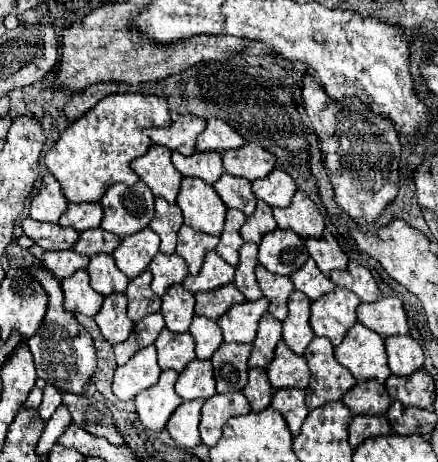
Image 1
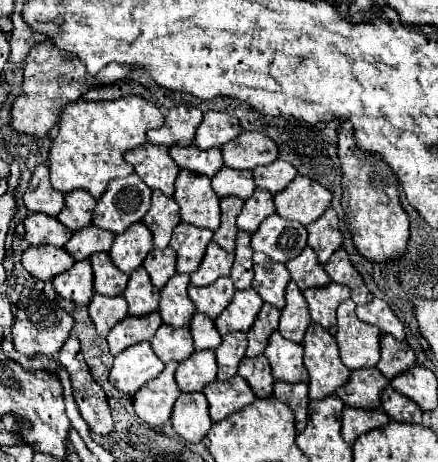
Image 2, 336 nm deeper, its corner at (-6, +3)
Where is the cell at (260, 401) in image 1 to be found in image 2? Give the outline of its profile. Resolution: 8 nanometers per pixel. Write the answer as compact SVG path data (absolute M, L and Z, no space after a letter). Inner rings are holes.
M258 355L258 357L244 357L240 361L240 367L238 367L238 375L244 377L252 391L256 393L258 399L266 399L272 395L272 385L274 385L274 377L270 373L270 365L268 365L268 359L264 355Z

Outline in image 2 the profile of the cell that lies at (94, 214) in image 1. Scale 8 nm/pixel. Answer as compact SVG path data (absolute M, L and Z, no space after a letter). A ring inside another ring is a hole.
M70 191L66 195L64 209L58 213L58 221L70 231L78 231L92 223L96 199L86 191Z

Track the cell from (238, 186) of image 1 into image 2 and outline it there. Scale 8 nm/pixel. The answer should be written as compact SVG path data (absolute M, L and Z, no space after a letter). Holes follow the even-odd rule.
M222 167L214 177L212 177L212 189L216 191L218 197L226 195L236 195L236 197L250 197L254 193L256 185L252 179L252 171L234 171L230 167Z

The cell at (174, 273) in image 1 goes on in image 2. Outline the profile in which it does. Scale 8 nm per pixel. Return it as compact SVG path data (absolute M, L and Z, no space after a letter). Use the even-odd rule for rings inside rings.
M166 247L166 249L152 249L142 267L148 271L152 285L162 289L166 285L166 281L176 273L176 253L174 249Z

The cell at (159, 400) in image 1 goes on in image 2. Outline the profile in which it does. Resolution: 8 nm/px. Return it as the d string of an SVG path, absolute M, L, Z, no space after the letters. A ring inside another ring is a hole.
M170 361L156 379L148 381L134 395L134 411L148 425L162 427L164 423L170 421L174 401L180 395L180 387L174 381L176 367L178 367L178 363Z

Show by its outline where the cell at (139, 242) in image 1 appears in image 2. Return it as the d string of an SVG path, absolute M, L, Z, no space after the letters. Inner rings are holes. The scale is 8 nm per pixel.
M142 223L130 225L124 233L114 237L114 243L108 251L112 263L130 275L134 269L138 269L146 257L146 253L152 249L152 233Z

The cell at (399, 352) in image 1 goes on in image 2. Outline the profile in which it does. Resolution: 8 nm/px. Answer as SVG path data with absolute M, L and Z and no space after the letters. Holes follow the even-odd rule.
M382 335L380 349L382 349L382 357L376 367L388 381L394 379L398 373L416 365L416 353L406 341L396 341L390 335Z

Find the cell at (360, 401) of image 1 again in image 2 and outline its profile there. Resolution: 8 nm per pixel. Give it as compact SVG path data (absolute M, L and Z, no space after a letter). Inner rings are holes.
M364 367L352 371L350 379L336 389L338 397L350 407L362 409L378 409L380 407L380 391L388 385L388 381L378 373L376 367Z

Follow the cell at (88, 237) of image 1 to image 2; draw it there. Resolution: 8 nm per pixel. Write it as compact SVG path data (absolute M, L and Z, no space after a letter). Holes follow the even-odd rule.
M88 225L84 229L74 231L70 241L64 245L64 249L76 261L82 261L82 259L88 259L96 251L108 251L112 247L112 241L114 241L114 233L98 229L96 225Z

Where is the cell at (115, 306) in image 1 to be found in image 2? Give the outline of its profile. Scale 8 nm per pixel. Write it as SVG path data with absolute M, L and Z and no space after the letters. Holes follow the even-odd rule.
M94 295L88 305L88 315L96 325L96 331L100 337L106 337L108 331L128 317L128 305L124 297L106 297L106 295Z

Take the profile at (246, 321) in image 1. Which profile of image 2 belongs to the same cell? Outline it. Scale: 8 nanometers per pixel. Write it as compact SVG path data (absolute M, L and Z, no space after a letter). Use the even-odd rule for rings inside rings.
M250 287L244 291L236 291L230 305L216 317L214 325L218 333L224 337L230 331L248 331L254 323L254 317L258 315L258 309L262 307L260 295Z

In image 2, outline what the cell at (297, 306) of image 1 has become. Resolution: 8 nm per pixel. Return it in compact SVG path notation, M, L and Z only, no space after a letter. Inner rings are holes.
M290 281L288 287L286 287L286 307L282 309L282 315L280 315L278 333L284 339L302 343L302 337L304 337L306 327L310 323L312 321L310 321L310 315L308 315L306 299L304 299L302 291L298 289L298 285L294 281Z

